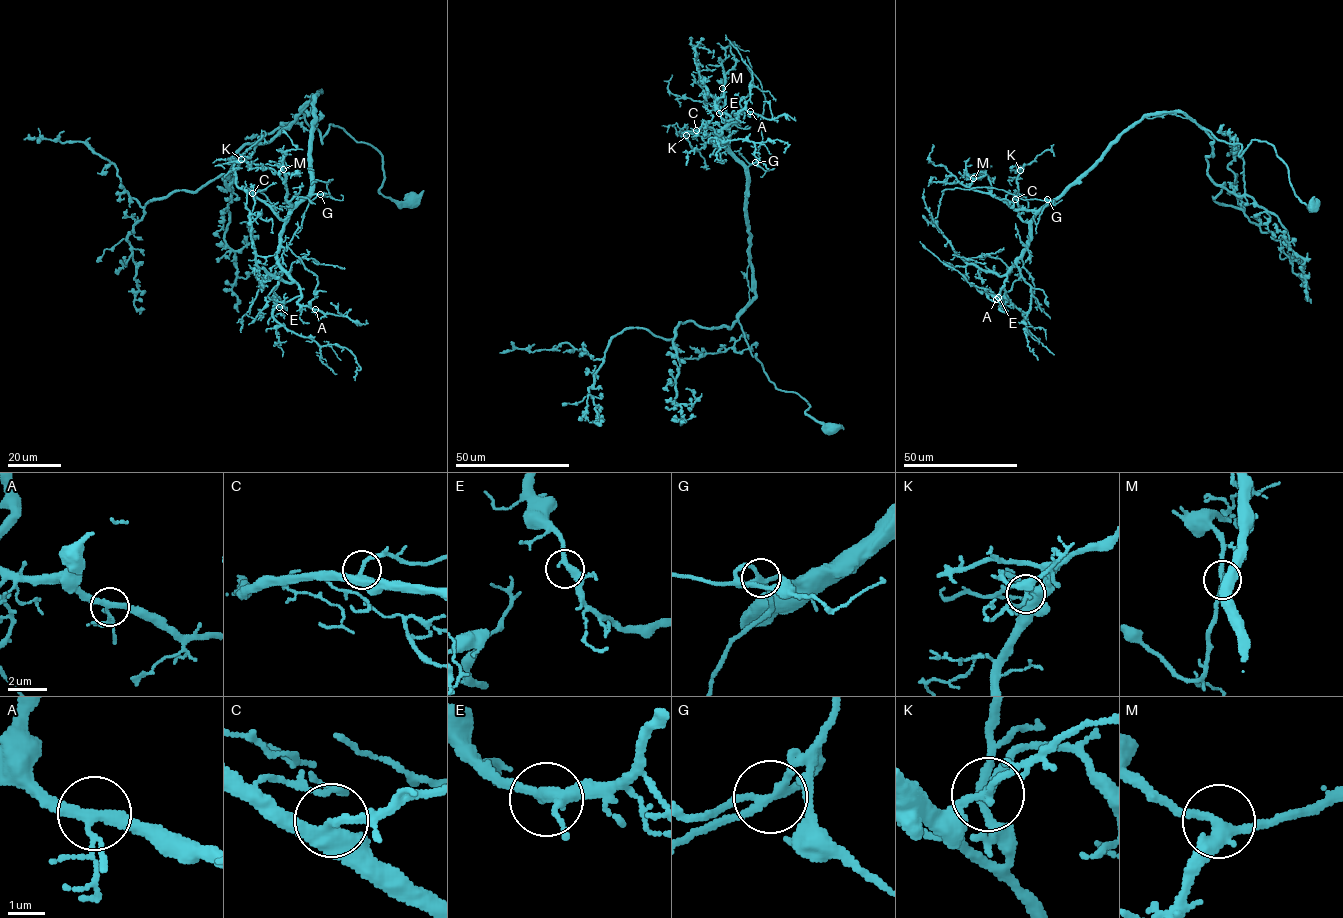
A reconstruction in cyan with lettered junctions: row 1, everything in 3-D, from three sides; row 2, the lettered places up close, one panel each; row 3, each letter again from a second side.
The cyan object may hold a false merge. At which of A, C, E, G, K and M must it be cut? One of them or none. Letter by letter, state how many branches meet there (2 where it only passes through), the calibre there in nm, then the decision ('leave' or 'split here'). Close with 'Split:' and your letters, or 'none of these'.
A: branches 3; calibre 260 nm; leave
C: branches 3; calibre 260 nm; leave
E: branches 3; calibre 260 nm; leave
G: branches 3; calibre 220 nm; split here
K: branches 3; calibre 180 nm; leave
M: branches 3; calibre 280 nm; leave
Split: G

